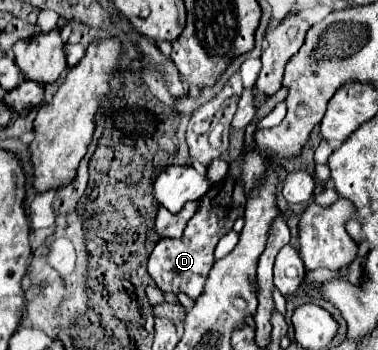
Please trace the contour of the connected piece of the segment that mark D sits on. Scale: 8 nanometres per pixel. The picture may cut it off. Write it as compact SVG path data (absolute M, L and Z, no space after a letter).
M252 120L250 126L246 128L244 134L244 148L240 152L240 156L230 164L230 172L224 180L220 180L218 184L214 184L210 188L208 194L204 194L198 200L198 212L194 214L194 218L188 222L184 236L182 238L162 238L150 258L148 258L148 272L152 276L152 280L156 282L156 286L162 292L168 294L188 294L190 298L198 298L204 292L204 284L208 278L210 268L214 266L214 248L218 244L218 240L232 230L234 220L240 218L244 214L244 206L246 206L246 192L244 192L244 182L242 182L242 158L246 152L254 150L254 134L256 130L256 121Z

